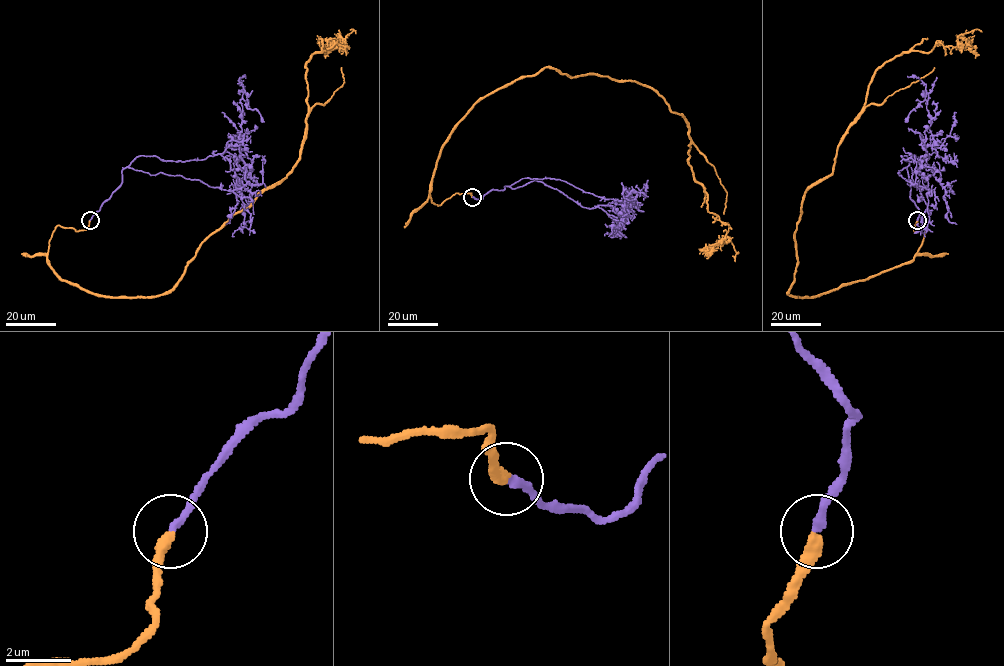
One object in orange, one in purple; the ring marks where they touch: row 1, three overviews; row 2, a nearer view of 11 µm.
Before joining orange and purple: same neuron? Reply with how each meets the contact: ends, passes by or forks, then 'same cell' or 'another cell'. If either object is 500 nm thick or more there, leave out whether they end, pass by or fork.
orange ends; purple ends; same cell

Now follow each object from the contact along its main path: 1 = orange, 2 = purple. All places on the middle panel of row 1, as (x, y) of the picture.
1: (472, 196), (430, 194), (476, 102), (545, 68), (635, 81), (686, 120), (694, 178), (729, 224), (706, 259)
2: (472, 197), (538, 180), (584, 207), (609, 206), (621, 213), (629, 204), (621, 200), (626, 187)

